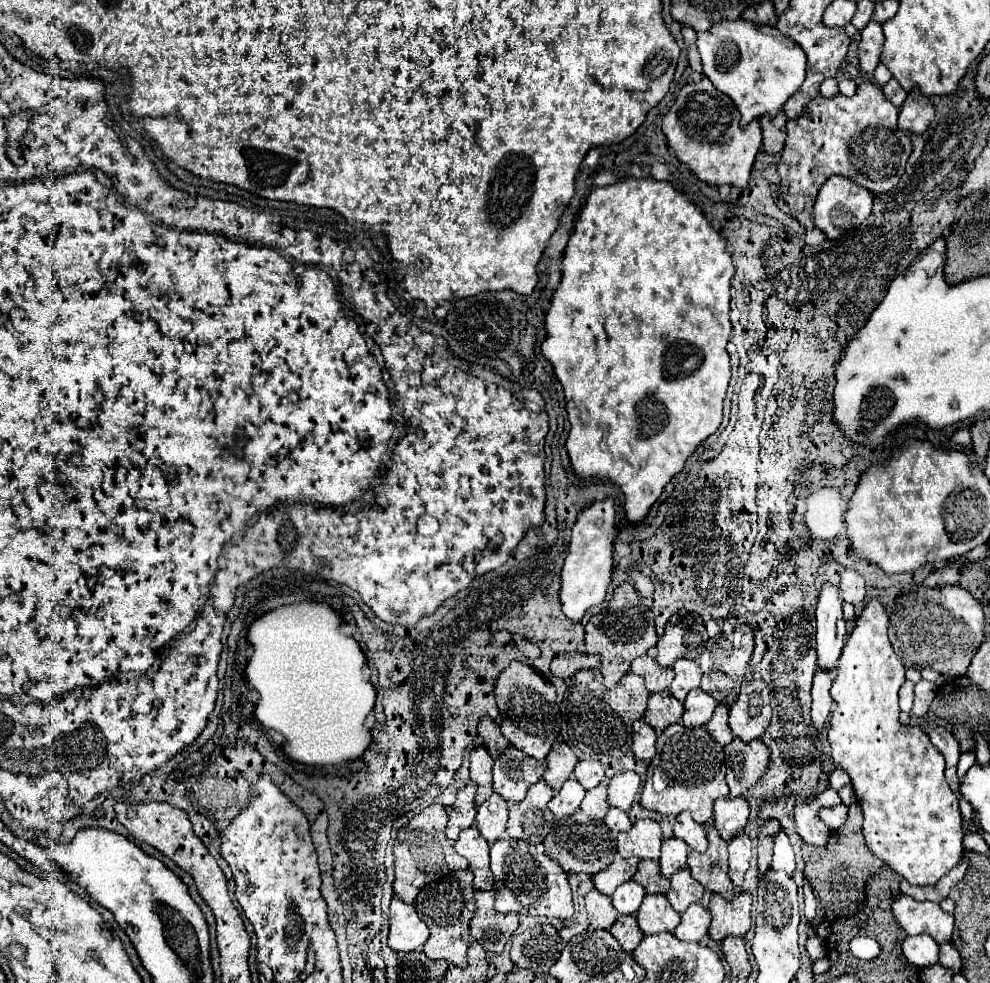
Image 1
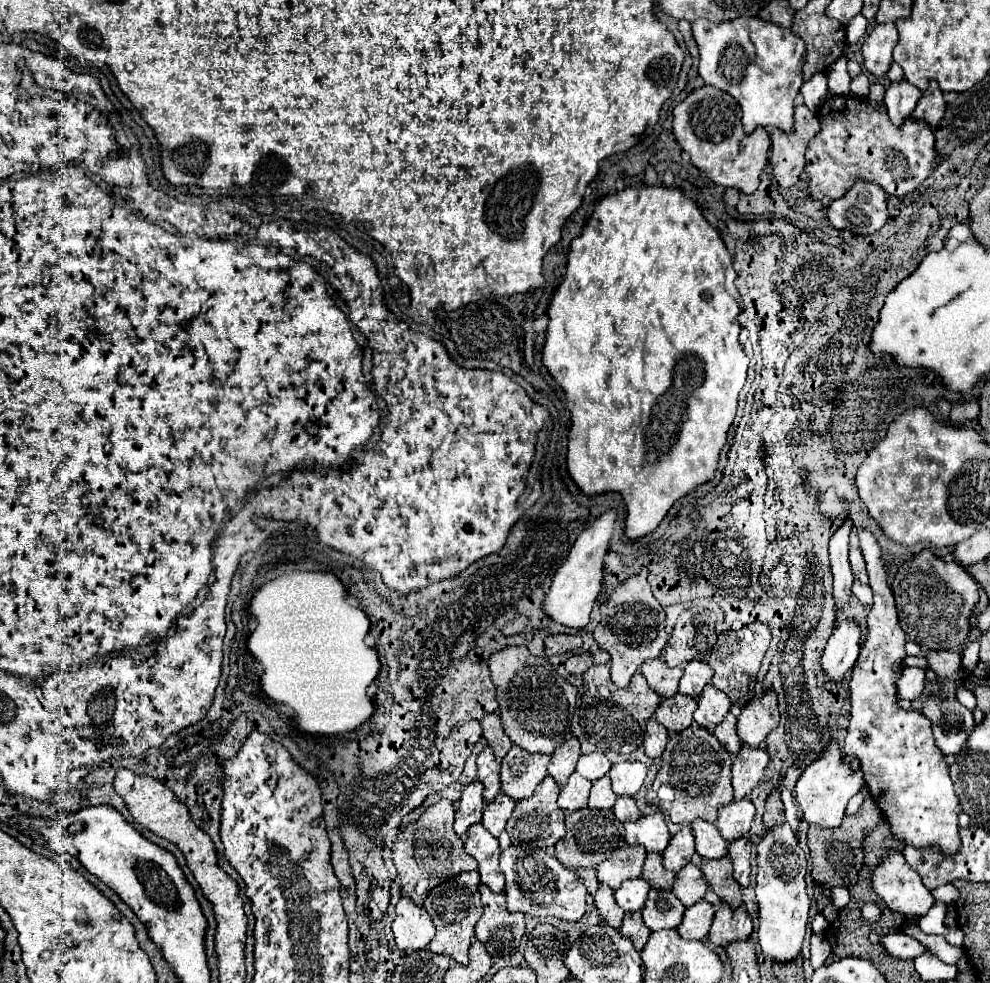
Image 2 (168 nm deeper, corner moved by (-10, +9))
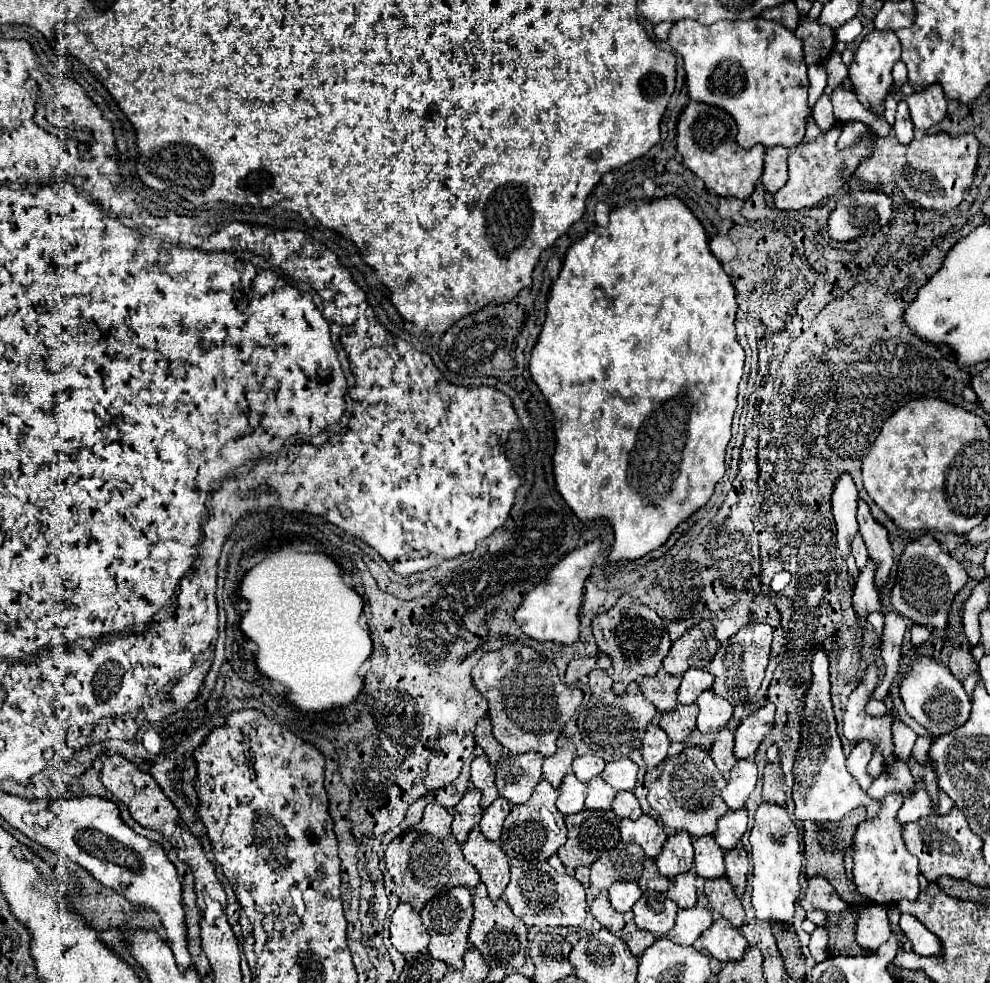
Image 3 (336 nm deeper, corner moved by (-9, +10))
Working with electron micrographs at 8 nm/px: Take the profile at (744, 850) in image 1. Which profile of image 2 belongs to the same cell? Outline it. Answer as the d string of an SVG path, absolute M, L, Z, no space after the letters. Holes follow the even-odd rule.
M743 836L737 838L729 844L729 856L733 862L733 878L745 888L749 884L749 874L751 874L751 838Z

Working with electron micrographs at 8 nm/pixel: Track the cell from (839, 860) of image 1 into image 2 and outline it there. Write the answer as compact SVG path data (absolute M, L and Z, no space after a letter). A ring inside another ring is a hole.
M869 796L861 804L859 812L853 816L845 816L843 824L839 828L819 828L809 826L809 850L811 850L811 876L815 882L819 882L825 888L843 886L851 888L859 880L859 870L863 868L863 838L869 830L873 830L881 822L881 814L875 806L875 800Z

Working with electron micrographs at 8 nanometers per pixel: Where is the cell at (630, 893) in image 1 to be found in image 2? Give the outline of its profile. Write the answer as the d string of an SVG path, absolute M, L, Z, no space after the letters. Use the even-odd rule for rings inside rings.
M643 878L625 880L615 892L615 900L625 912L635 912L645 906L649 890L651 890L651 886Z

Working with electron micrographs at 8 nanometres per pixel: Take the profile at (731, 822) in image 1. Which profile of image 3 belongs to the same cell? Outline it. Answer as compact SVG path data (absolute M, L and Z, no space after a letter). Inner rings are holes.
M738 809L738 811L728 811L724 817L718 819L718 829L714 833L716 843L724 849L730 851L738 845L738 841L742 839L744 831L746 831L746 823L748 823L748 813L746 809Z

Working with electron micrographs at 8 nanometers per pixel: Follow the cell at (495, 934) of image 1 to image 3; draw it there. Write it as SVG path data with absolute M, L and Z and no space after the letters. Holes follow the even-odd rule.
M478 885L472 889L472 899L474 899L474 921L470 927L470 943L482 953L482 957L492 965L492 961L502 961L504 957L500 955L500 949L526 949L526 925L518 921L518 917L510 911L504 899L490 901L486 895L486 885Z

